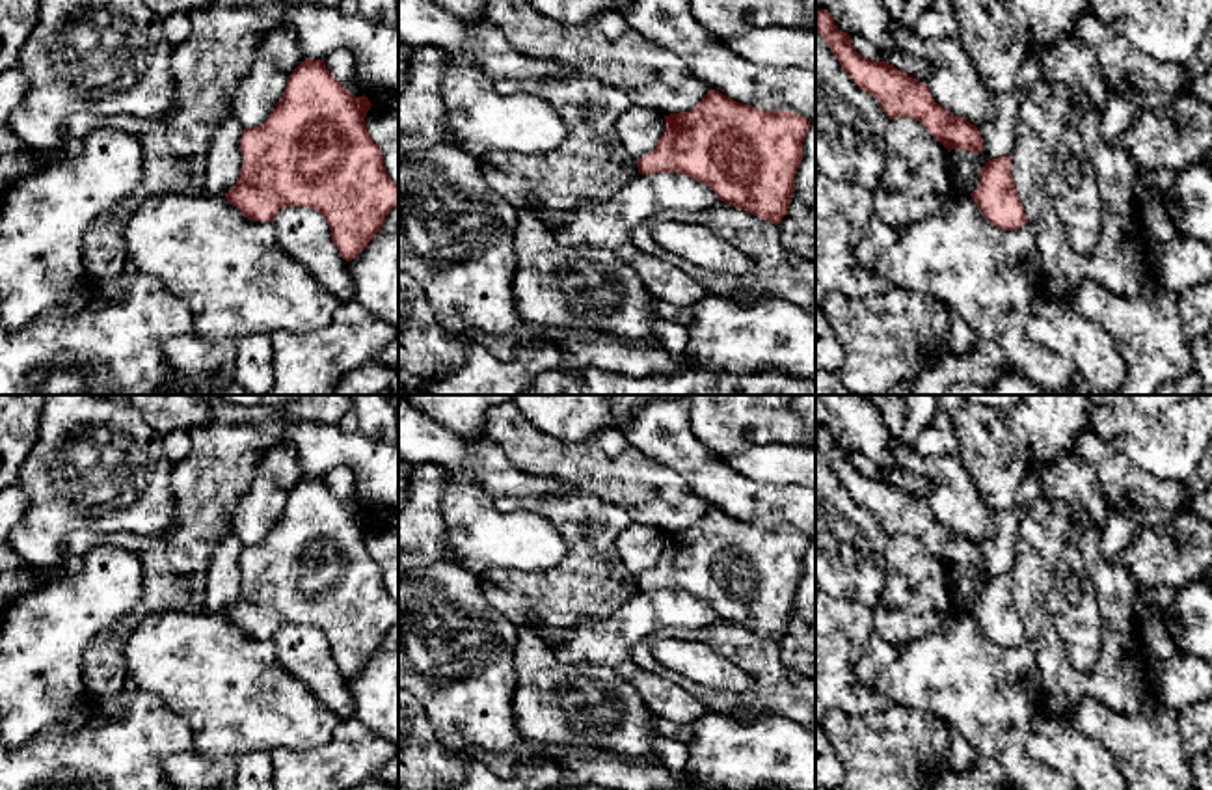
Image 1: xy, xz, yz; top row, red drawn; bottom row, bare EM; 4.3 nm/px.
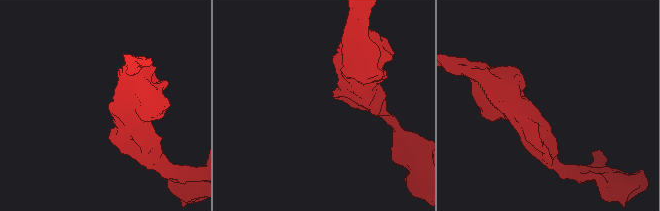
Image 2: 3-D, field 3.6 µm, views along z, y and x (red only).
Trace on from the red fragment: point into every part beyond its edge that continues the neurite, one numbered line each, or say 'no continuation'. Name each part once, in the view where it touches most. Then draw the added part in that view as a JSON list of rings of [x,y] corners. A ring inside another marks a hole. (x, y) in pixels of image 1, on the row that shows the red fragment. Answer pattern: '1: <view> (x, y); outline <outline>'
no continuation

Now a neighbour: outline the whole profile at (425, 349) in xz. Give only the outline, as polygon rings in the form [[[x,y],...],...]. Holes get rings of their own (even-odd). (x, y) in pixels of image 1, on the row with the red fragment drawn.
[[[398,270],[398,369],[434,384],[465,358],[465,337],[447,334],[419,281]]]

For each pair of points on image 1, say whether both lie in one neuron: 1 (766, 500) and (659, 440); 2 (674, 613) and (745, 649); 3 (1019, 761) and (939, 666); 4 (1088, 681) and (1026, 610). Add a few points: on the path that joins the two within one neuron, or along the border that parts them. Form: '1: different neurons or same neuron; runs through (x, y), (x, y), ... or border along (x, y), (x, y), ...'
1: same neuron; runs through (740, 496), (712, 479), (686, 455)
2: different neurons; border along (719, 617), (700, 626), (669, 632)
3: same neuron; runs through (1000, 736), (995, 721), (963, 690)
4: same neuron; runs through (1067, 671), (1049, 653), (1039, 630)

